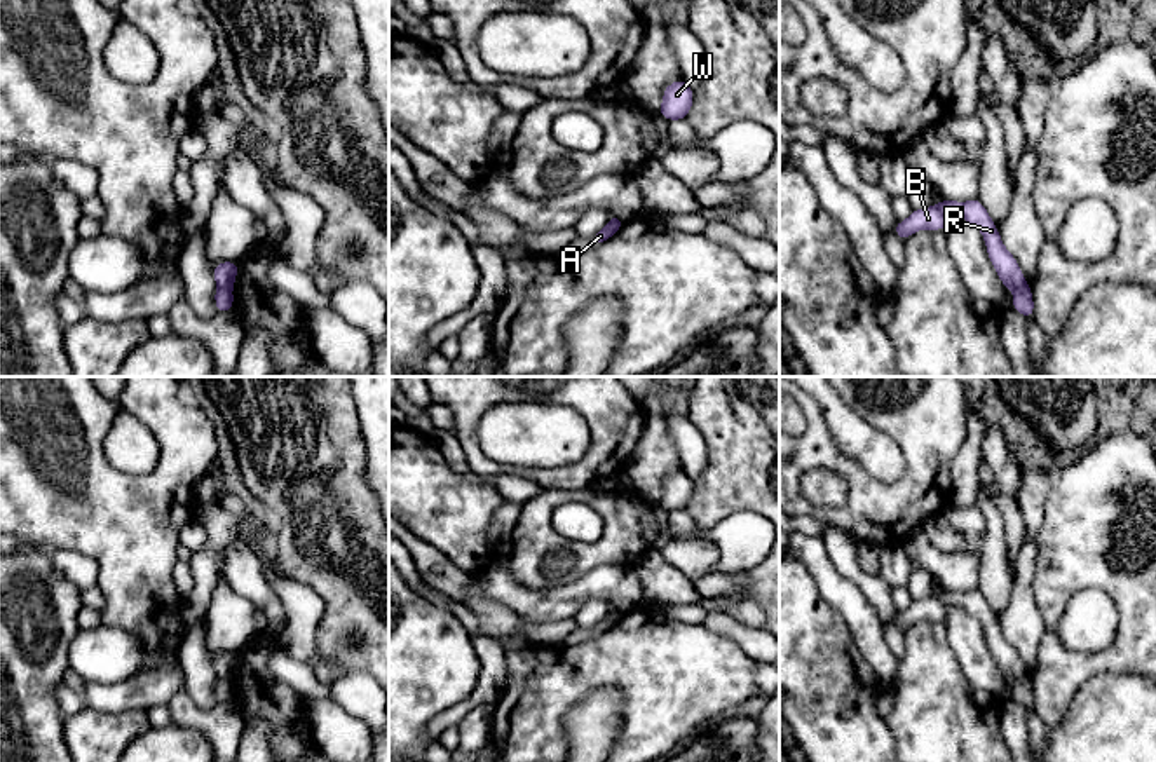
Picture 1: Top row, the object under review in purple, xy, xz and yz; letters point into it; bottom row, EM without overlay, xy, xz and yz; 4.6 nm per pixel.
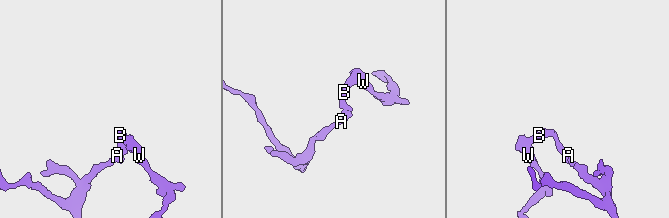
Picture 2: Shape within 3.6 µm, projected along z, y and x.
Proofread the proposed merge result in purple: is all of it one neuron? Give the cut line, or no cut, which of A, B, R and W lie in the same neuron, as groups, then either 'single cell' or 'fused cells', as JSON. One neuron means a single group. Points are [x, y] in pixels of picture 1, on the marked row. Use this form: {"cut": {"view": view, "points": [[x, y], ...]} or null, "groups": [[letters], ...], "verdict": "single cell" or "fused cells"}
{"cut": {"view": "xy", "points": [[217, 285], [231, 290]]}, "groups": [["A"], ["B", "R", "W"]], "verdict": "fused cells"}

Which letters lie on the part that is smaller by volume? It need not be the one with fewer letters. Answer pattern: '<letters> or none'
B, R, W

